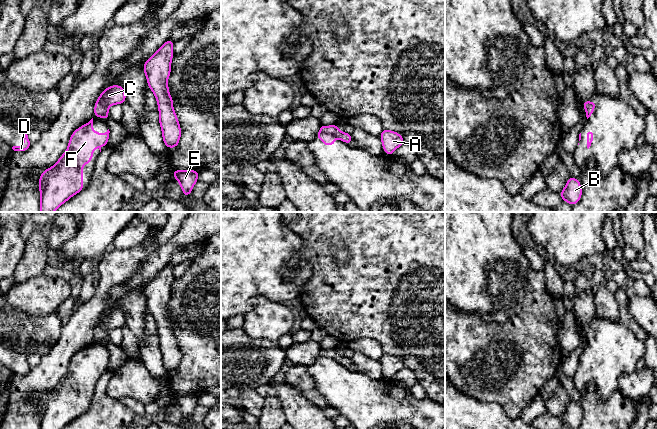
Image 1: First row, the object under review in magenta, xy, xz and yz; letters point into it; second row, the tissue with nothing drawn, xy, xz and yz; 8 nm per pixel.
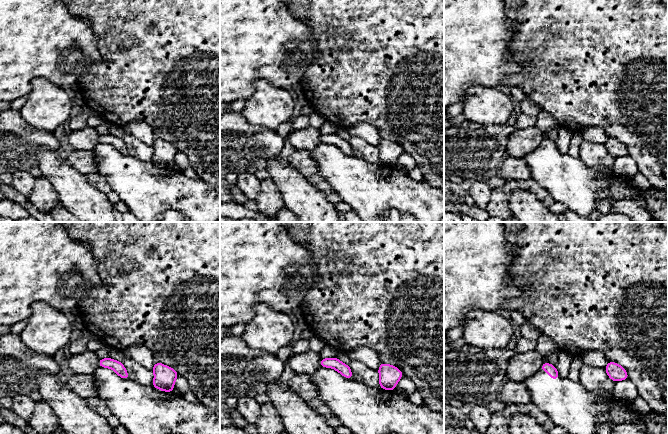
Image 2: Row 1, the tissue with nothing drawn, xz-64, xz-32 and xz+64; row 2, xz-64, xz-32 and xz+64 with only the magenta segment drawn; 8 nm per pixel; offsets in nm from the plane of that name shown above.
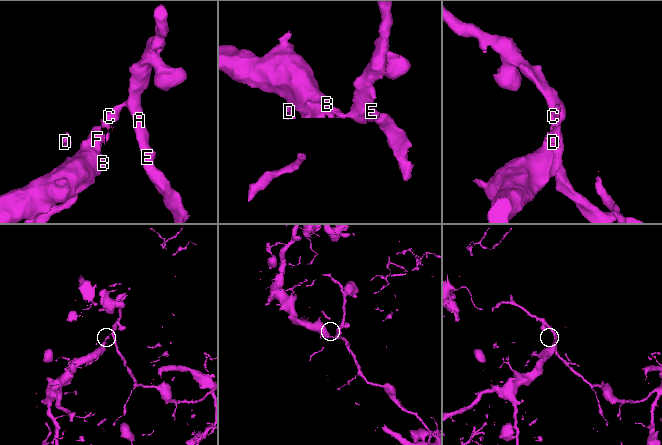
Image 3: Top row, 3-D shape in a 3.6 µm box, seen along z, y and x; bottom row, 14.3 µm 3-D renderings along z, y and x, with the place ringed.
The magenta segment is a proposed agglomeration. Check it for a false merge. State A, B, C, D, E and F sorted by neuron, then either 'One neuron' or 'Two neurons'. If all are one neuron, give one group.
Groups: A C E / B D F. Two neurons

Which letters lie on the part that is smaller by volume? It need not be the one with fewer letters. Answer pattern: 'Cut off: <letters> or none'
Cut off: A, C, E

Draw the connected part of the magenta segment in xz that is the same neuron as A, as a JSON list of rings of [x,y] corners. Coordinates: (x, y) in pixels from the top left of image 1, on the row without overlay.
[[[388,353],[381,356],[380,363],[387,380],[391,380],[397,372],[405,367],[404,362],[399,357]]]

